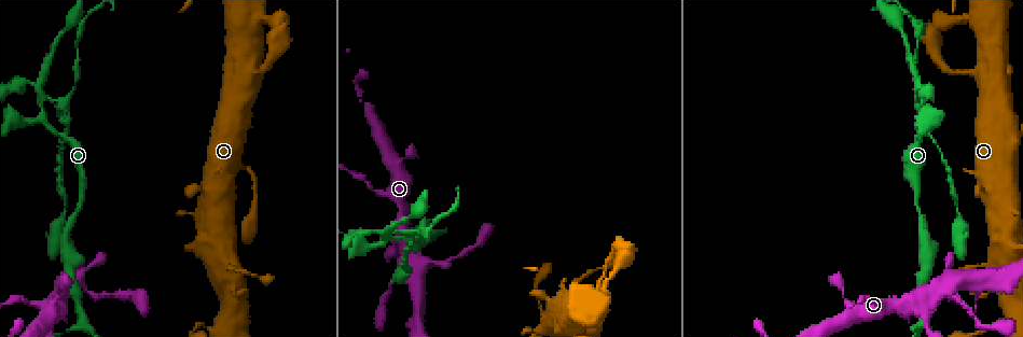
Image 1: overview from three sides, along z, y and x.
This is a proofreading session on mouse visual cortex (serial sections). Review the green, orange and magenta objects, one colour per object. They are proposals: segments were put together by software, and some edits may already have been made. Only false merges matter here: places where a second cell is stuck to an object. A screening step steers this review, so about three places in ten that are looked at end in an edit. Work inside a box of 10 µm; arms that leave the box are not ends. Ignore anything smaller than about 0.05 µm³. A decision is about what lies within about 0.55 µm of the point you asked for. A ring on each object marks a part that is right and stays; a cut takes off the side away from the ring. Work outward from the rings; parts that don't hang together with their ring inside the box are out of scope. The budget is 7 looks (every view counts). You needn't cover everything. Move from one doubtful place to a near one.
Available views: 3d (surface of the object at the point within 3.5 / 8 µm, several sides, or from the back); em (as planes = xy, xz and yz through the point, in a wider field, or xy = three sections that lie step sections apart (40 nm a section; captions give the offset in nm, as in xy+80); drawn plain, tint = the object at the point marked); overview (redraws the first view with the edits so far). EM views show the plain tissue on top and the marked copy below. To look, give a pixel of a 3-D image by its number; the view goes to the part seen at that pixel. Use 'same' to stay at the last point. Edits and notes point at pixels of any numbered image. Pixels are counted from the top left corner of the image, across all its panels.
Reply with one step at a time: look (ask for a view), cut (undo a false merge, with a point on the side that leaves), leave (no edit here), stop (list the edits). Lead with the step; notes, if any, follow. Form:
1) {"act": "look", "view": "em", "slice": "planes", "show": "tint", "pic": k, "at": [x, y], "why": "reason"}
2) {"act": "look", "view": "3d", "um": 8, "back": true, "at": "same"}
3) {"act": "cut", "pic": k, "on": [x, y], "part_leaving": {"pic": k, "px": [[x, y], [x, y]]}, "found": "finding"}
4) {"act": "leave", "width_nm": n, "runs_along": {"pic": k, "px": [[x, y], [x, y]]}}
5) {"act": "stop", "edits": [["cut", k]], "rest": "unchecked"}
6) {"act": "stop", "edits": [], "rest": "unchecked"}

{"act": "look", "view": "3d", "um": 3.5, "pic": 1, "at": [230, 262], "why": "sudden change in width"}

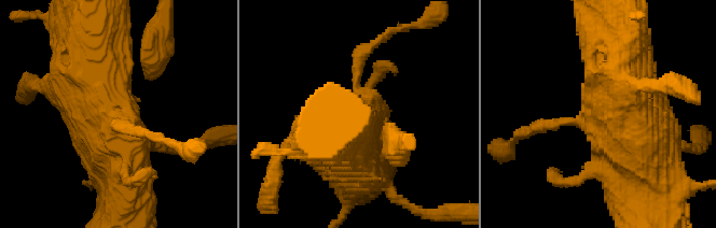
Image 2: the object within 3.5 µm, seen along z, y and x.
{"act": "look", "view": "em", "slice": "xy", "step": 5, "show": "tint", "pic": 2, "at": [600, 122], "why": "need the tissue"}

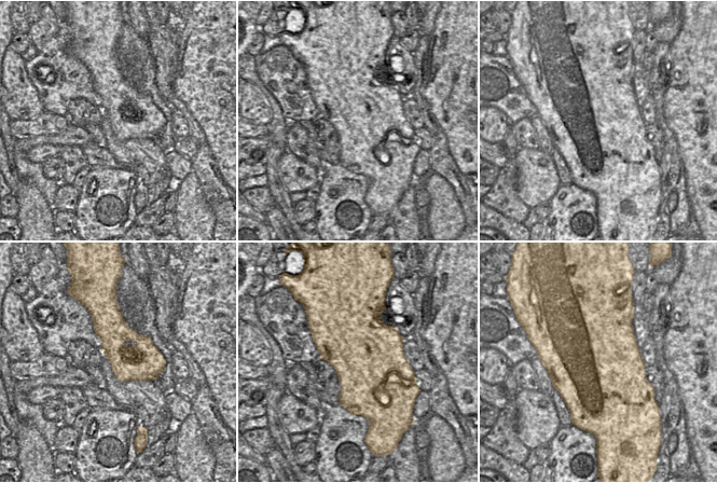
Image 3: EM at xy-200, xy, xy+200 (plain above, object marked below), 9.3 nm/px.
{"act": "look", "view": "em", "slice": "planes", "show": "tint", "at": "same", "why": "another direction"}

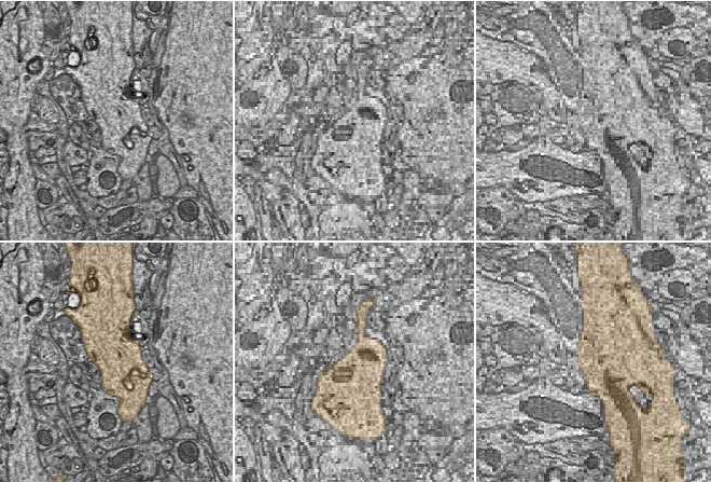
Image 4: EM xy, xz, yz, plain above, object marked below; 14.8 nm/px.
{"act": "leave", "runs_along": {"pic": 2, "px": [[97, 96], [123, 158], [120, 218]]}, "found": "all the same cell"}

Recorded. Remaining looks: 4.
{"act": "look", "view": "3d", "um": 3.5, "pic": 1, "at": [915, 301], "why": "three arms meet"}

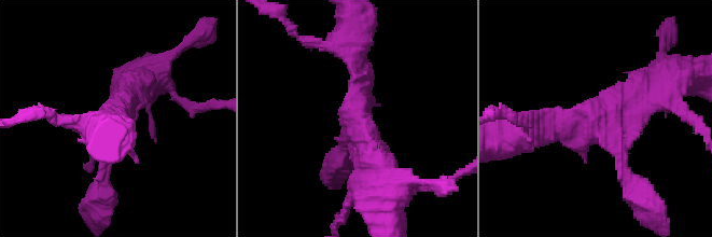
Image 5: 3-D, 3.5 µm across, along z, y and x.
{"act": "look", "view": "em", "slice": "xy", "step": 3, "show": "tint", "pic": 5, "at": [598, 117], "why": "shape alone is not enough"}

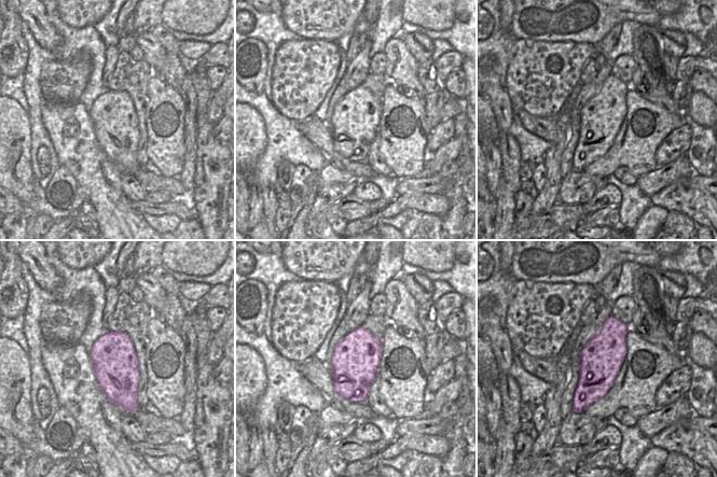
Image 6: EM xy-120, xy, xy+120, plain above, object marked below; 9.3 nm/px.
{"act": "look", "view": "em", "slice": "planes", "show": "tint", "at": "same"}

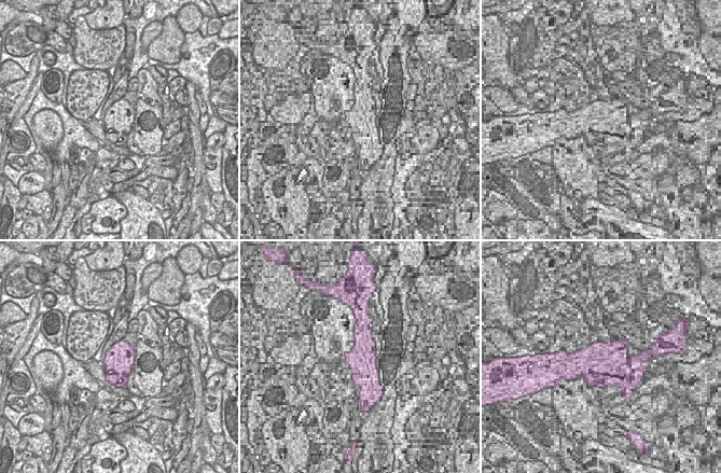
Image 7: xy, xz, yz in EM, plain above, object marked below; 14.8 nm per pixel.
{"act": "leave", "found": "continuous, no second cell"}

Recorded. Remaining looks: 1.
{"act": "stop", "edits": [], "rest": "unchecked"}

